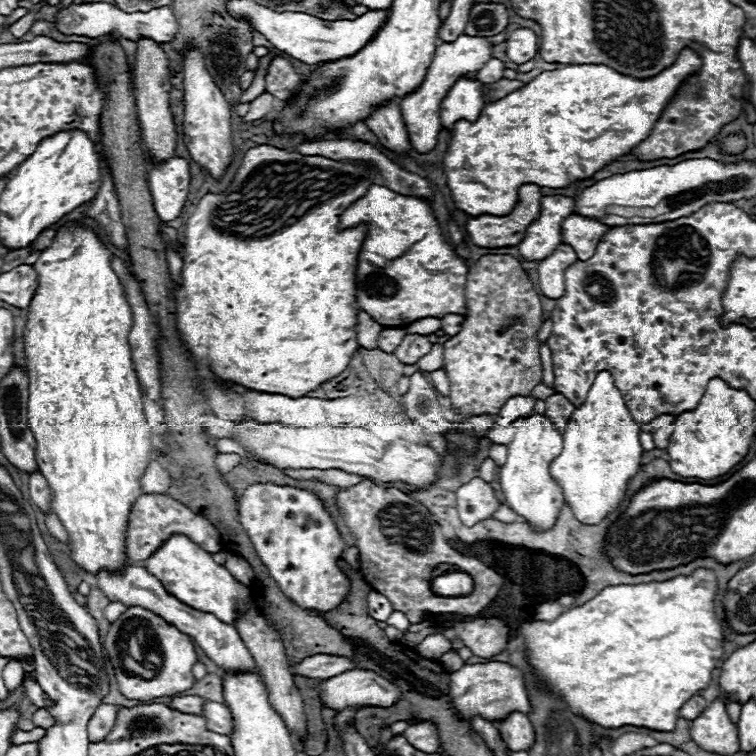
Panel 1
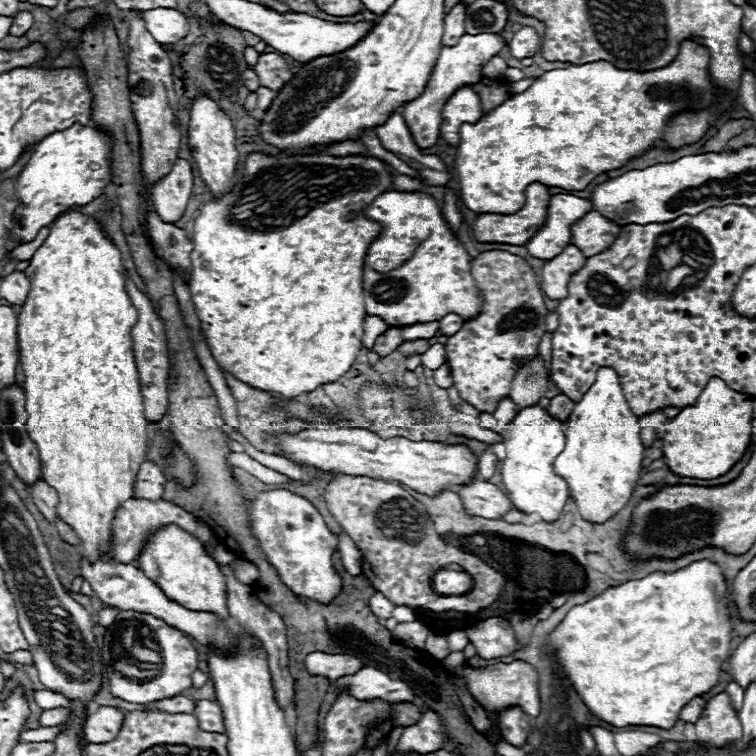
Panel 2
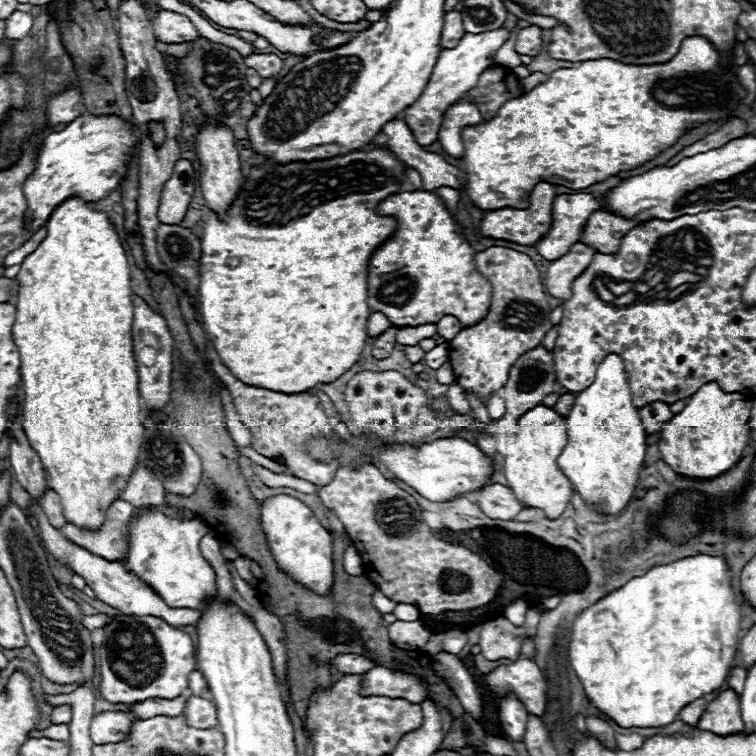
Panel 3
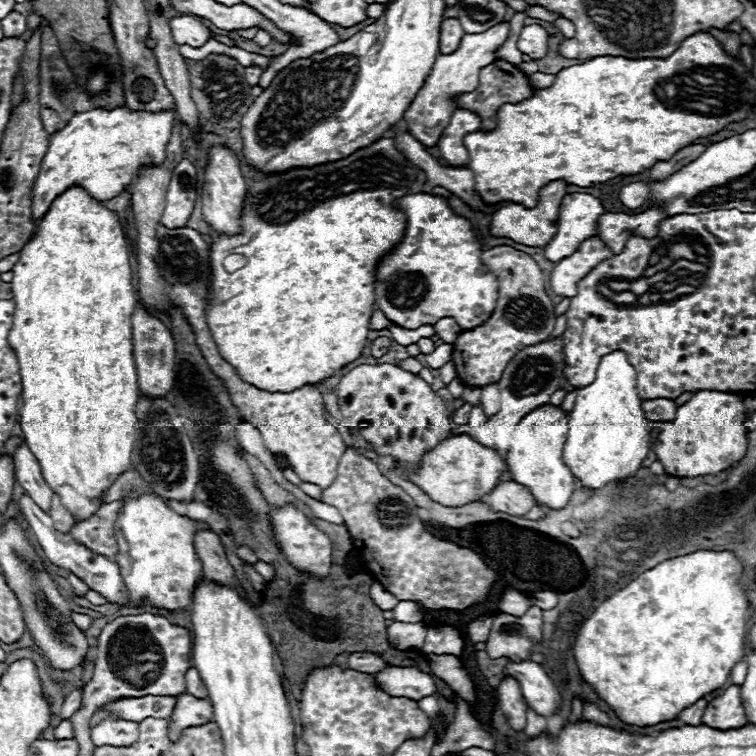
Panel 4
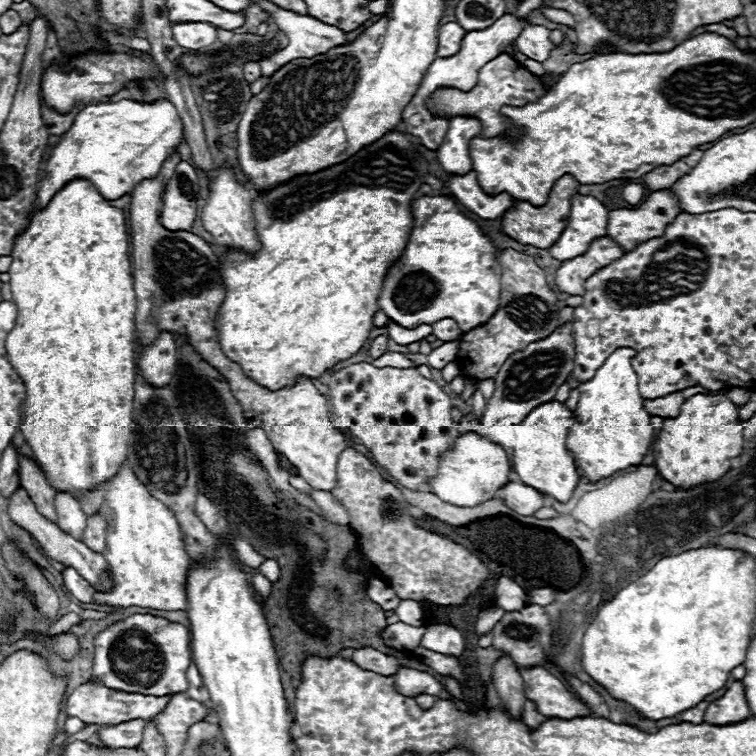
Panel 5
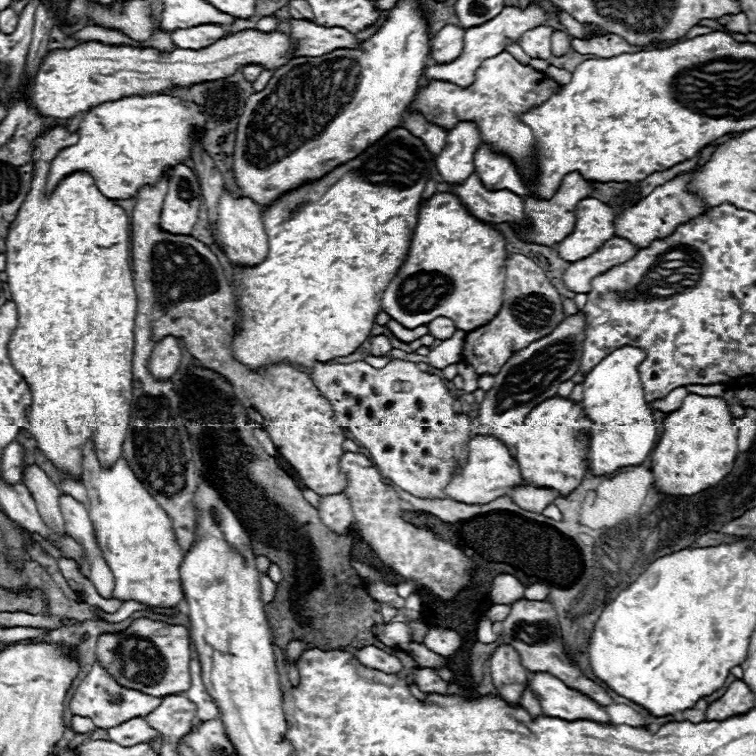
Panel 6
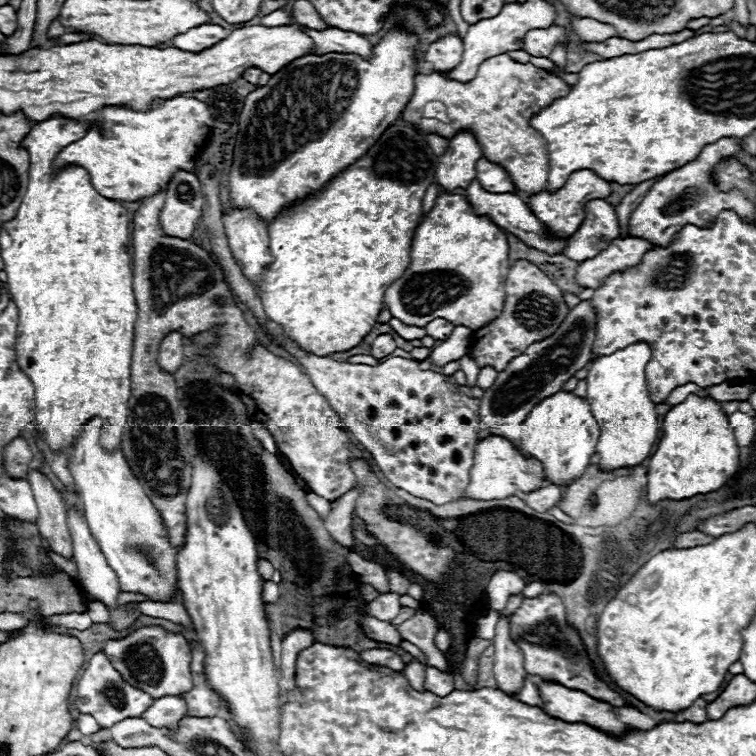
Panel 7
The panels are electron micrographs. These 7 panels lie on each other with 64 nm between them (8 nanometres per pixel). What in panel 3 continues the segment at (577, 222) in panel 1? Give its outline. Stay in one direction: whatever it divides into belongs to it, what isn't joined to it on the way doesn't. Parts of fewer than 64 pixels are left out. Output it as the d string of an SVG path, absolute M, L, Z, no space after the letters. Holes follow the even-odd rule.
M594 212L580 236L580 242L586 242L586 246L592 246L596 252L602 254L614 254L620 248L620 240L622 236L636 224L642 222L634 222L634 220L626 220L620 216L612 216L608 212Z

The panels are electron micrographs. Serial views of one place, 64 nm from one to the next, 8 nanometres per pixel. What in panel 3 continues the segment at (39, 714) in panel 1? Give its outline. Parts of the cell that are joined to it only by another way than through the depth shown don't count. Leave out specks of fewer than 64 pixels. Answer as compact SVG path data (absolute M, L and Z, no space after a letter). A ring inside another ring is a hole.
M58 706L50 712L50 722L52 724L68 724L70 722L70 716L72 716L72 710L70 706Z

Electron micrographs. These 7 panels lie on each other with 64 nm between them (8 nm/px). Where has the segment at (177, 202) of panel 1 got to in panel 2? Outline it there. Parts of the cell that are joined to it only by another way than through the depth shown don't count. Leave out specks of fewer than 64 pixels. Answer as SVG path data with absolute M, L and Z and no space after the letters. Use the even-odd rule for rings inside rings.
M178 158L172 170L152 184L154 210L162 222L176 222L182 218L192 192L192 166L188 160Z

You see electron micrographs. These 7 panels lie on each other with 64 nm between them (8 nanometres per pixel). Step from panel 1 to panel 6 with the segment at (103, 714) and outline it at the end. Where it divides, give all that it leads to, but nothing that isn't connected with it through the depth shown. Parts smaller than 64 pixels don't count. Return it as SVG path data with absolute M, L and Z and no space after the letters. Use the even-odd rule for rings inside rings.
M132 718L114 728L108 728L108 740L120 746L134 746L140 742L148 742L152 738L162 738L162 734L146 724L144 718Z

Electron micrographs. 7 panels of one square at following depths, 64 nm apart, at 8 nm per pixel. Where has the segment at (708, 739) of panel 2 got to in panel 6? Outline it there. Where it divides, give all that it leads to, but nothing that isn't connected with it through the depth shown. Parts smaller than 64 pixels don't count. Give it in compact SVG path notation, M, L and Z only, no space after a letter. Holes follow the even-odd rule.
M734 680L722 698L714 700L706 710L706 720L720 722L736 714L746 714L750 708L754 708L754 696L746 682Z

